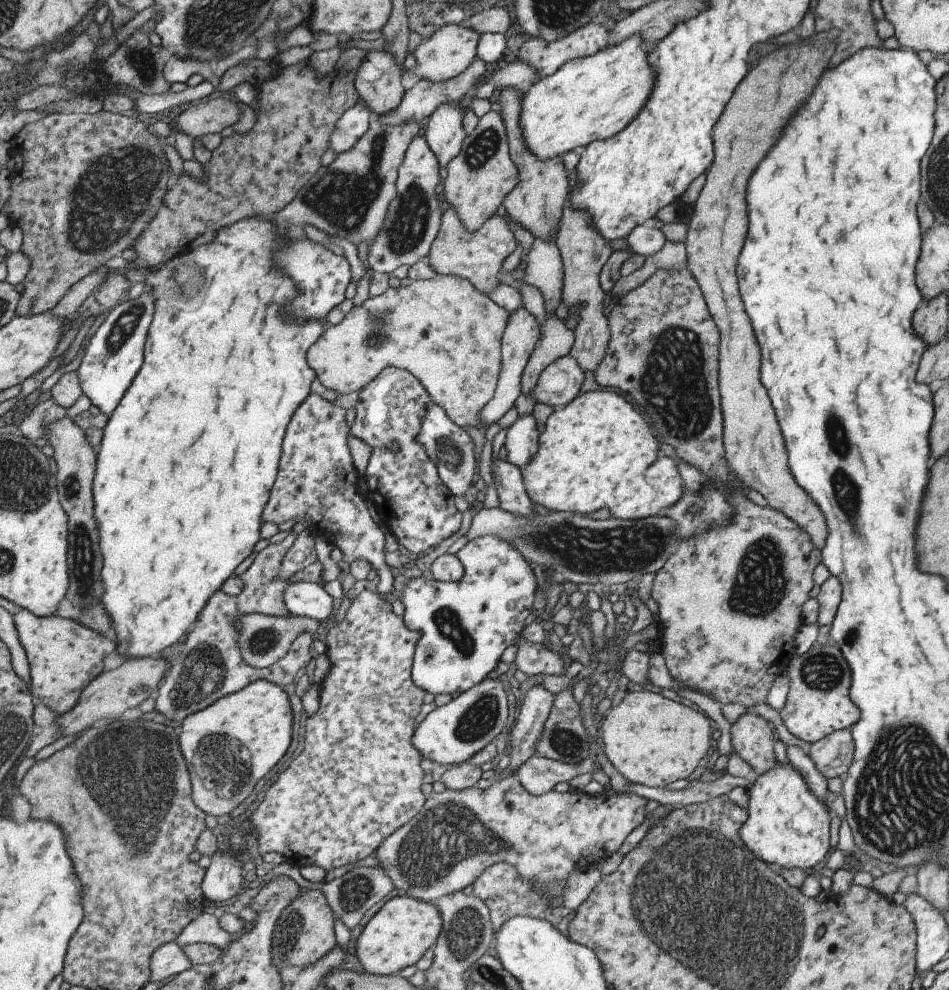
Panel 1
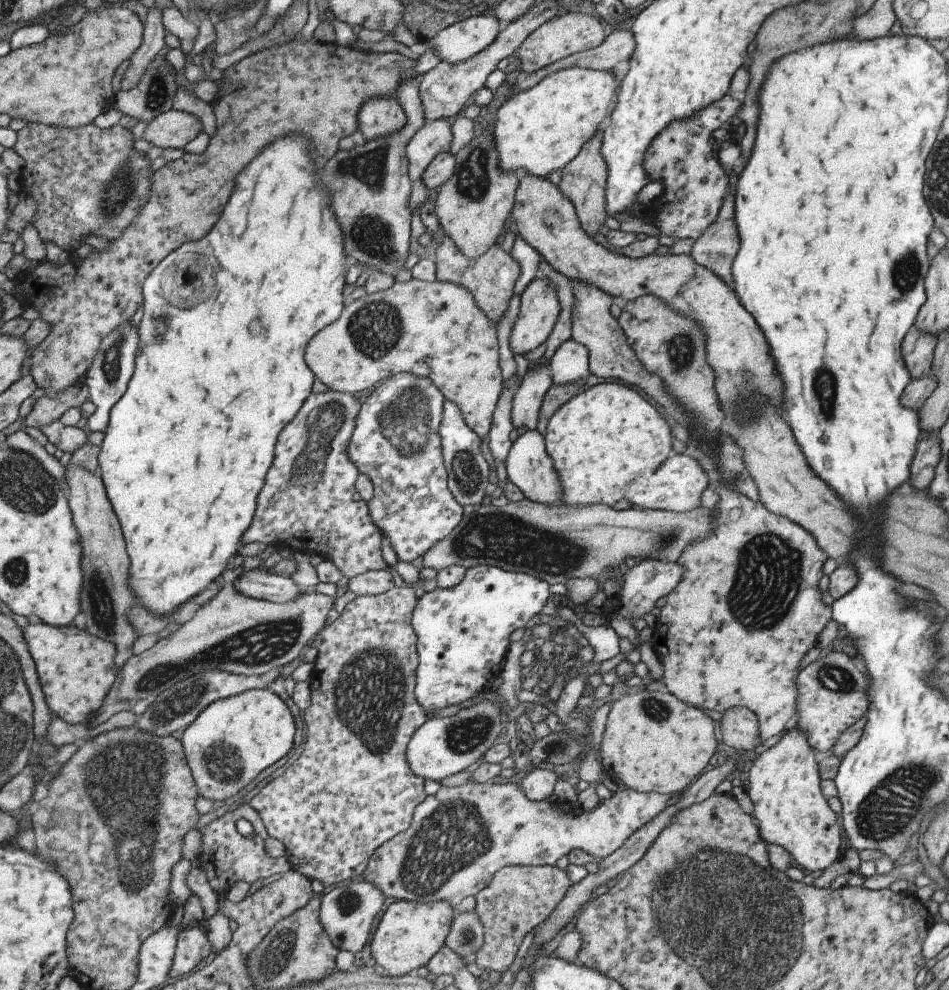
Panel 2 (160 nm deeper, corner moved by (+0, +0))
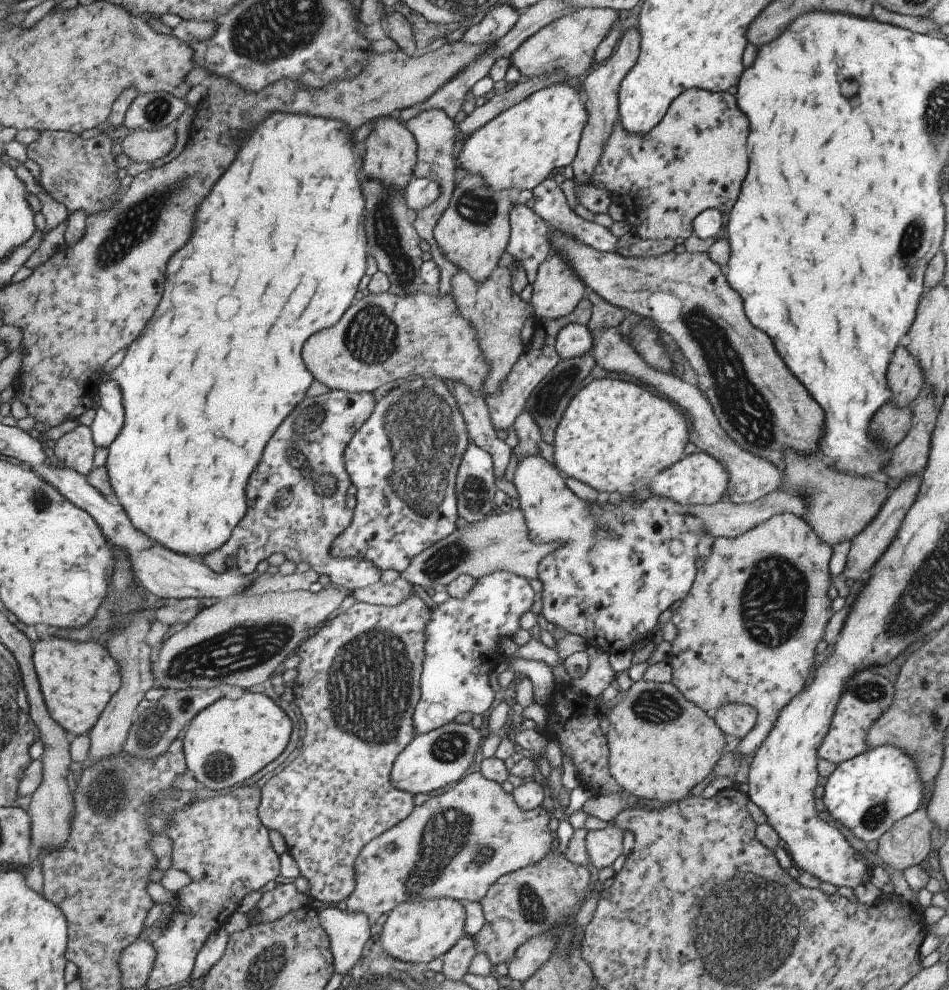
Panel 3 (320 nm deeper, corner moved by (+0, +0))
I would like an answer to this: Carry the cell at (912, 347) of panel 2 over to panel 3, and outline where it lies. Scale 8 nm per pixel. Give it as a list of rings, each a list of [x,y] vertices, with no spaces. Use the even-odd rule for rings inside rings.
[[[899,346],[895,350],[885,372],[885,382],[891,390],[889,404],[895,408],[910,406],[909,402],[919,394],[919,389],[924,384],[922,374],[912,355],[905,352],[905,348]]]

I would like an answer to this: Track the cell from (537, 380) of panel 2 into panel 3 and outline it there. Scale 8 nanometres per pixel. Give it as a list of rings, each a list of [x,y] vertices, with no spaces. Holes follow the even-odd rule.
[[[525,410],[521,411],[513,421],[513,430],[517,436],[517,445],[511,448],[515,458],[520,461],[525,457],[539,454],[537,444],[541,442],[539,427],[535,424],[532,416]]]

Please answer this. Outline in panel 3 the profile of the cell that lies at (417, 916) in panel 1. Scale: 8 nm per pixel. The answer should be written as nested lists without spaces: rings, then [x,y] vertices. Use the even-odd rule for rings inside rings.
[[[445,897],[421,902],[396,904],[387,914],[378,940],[384,954],[403,962],[425,966],[433,958],[444,955],[464,934],[465,911],[463,903]]]

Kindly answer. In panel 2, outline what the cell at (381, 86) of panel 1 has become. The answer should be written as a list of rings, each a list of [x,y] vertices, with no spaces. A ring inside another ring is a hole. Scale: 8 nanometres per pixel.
[[[375,97],[365,101],[357,118],[357,128],[365,141],[396,133],[406,121],[395,97]]]

